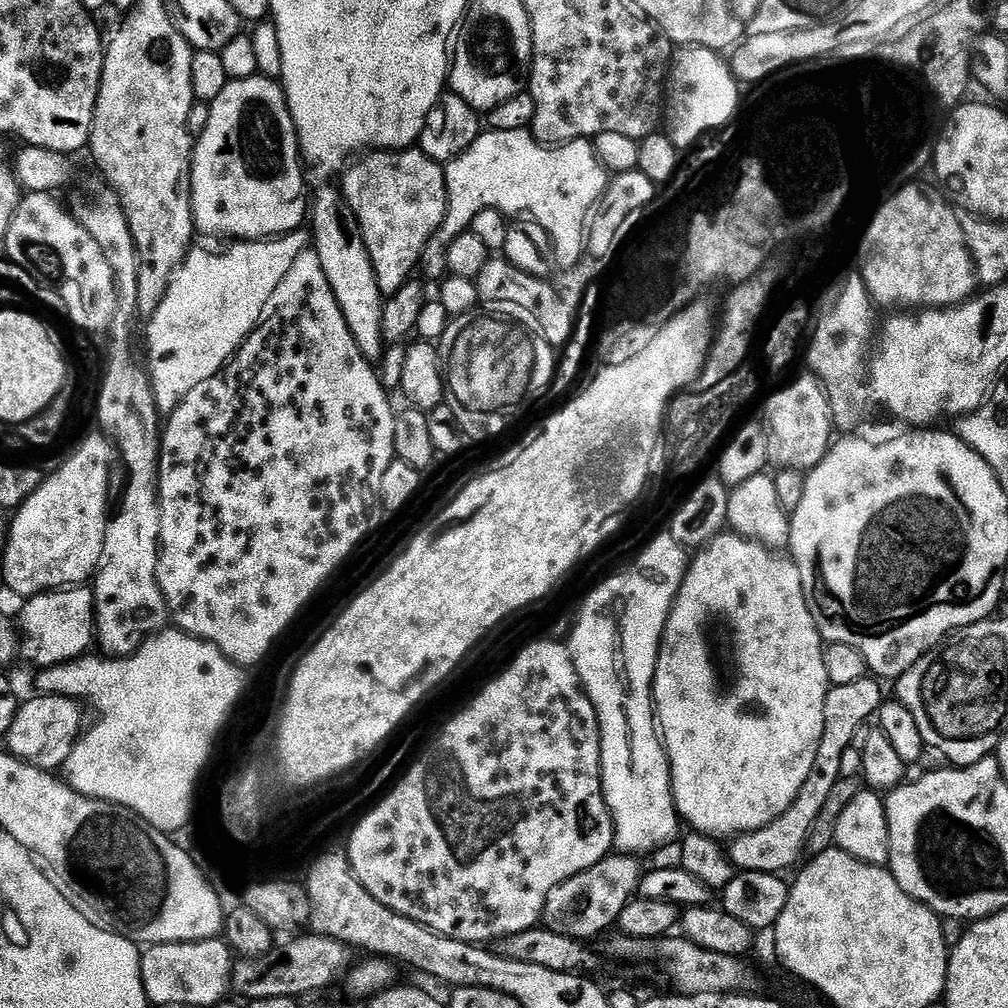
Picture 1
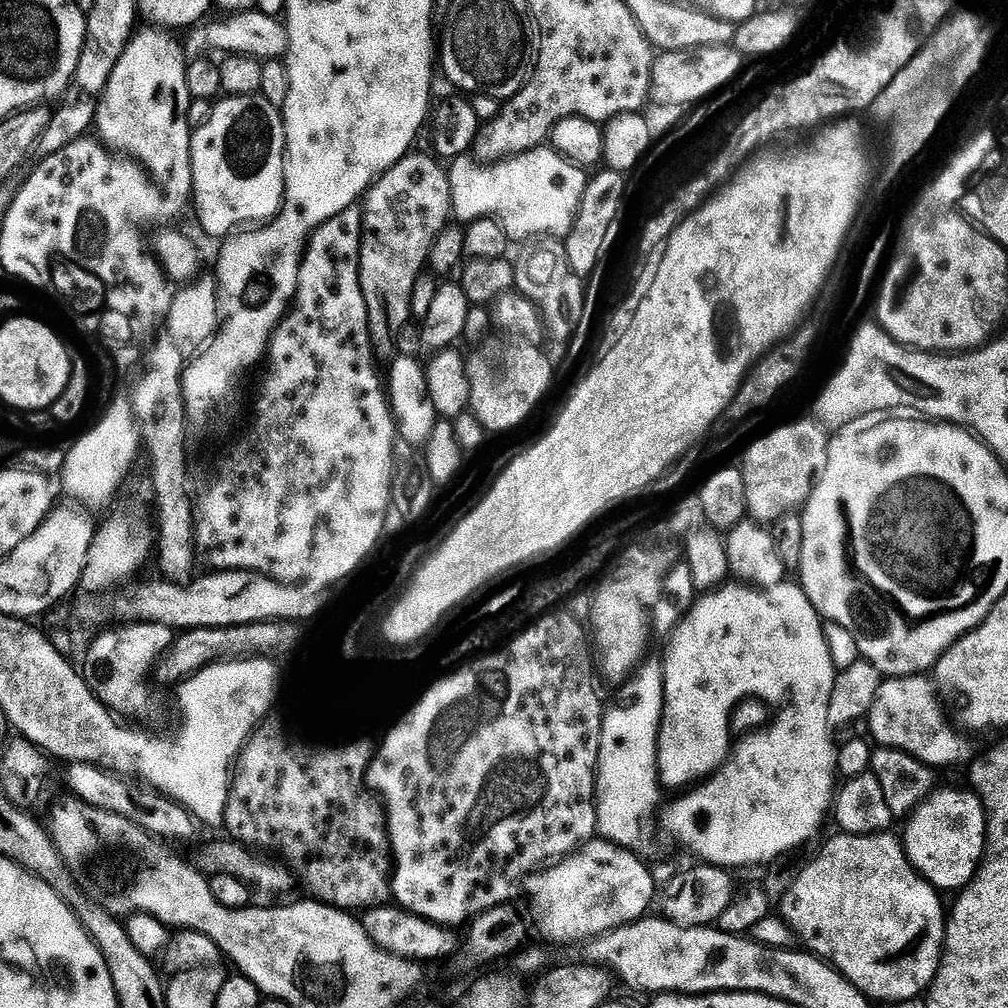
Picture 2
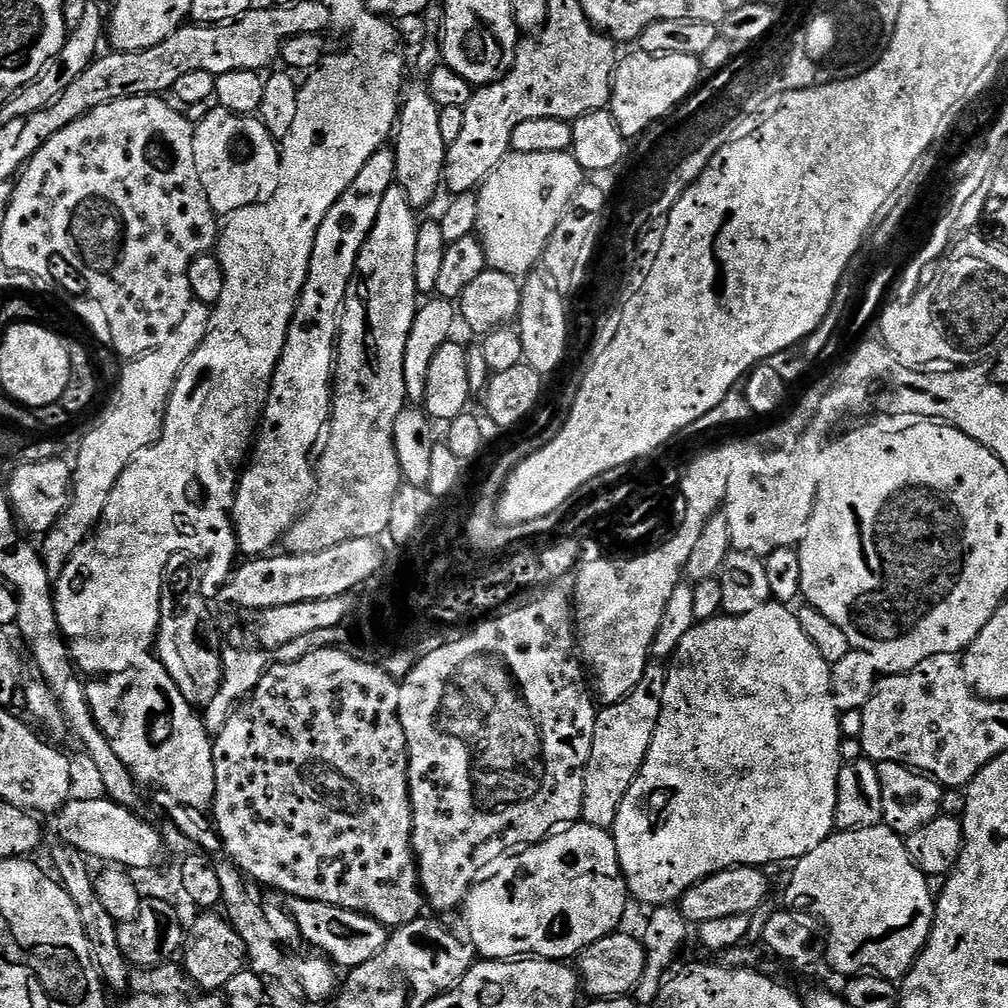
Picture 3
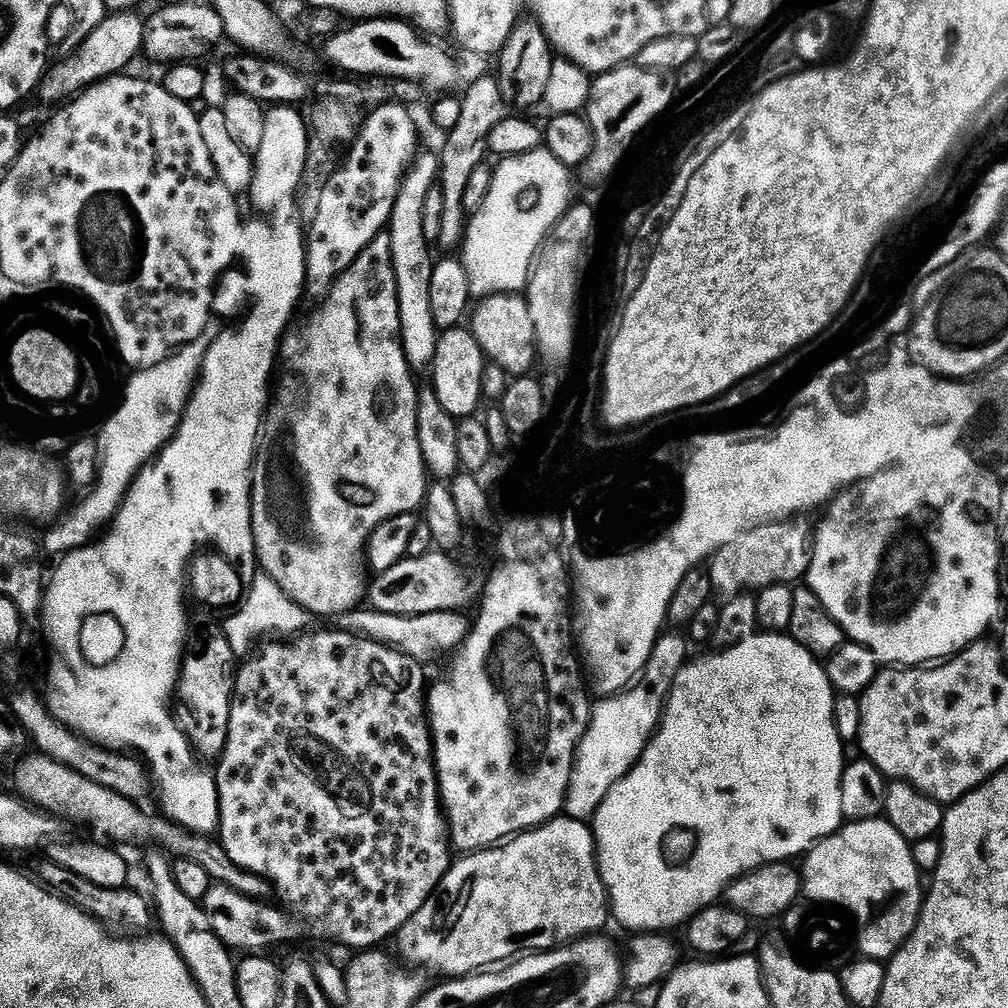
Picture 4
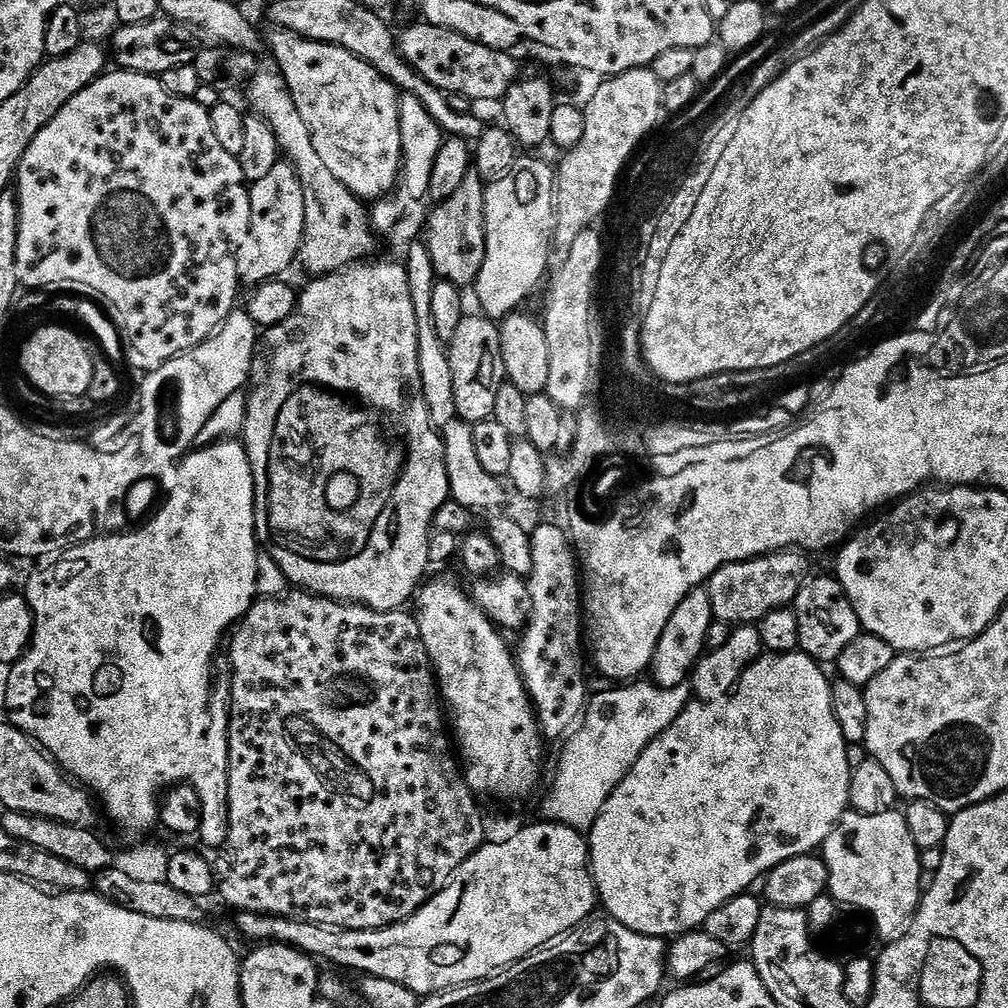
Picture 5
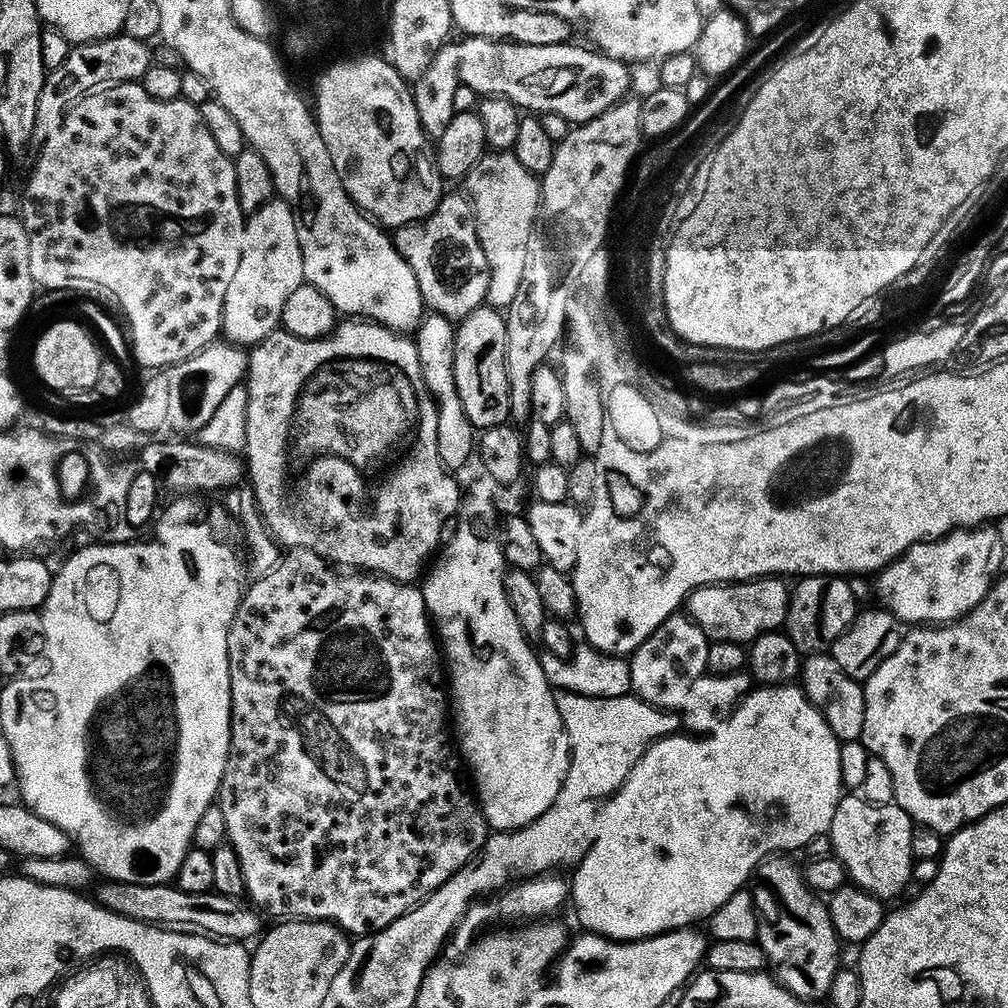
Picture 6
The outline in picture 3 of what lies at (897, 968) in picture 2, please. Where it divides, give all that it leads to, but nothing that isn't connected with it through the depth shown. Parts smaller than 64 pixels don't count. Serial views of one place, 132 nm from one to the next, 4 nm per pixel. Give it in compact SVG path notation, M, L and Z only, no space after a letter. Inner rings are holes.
M885 826L853 832L836 830L822 846L814 846L810 854L795 861L793 868L783 907L796 914L813 912L828 927L828 964L834 971L841 972L844 978L869 972L893 982L908 975L928 941L936 905L934 892L928 889L929 877L910 858L905 837Z

